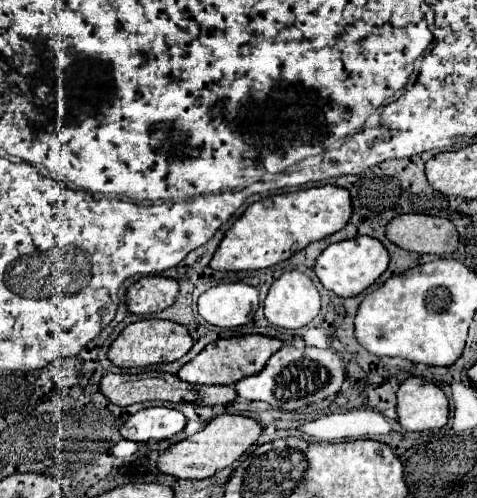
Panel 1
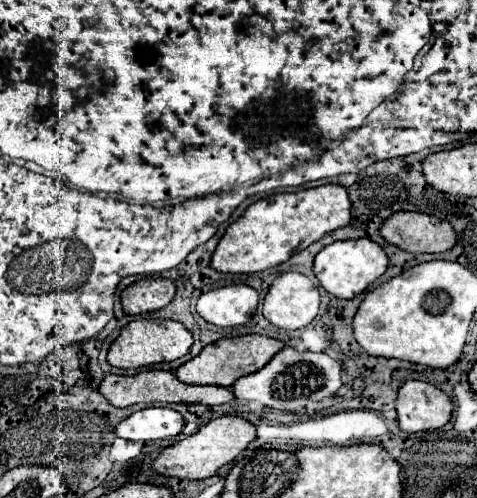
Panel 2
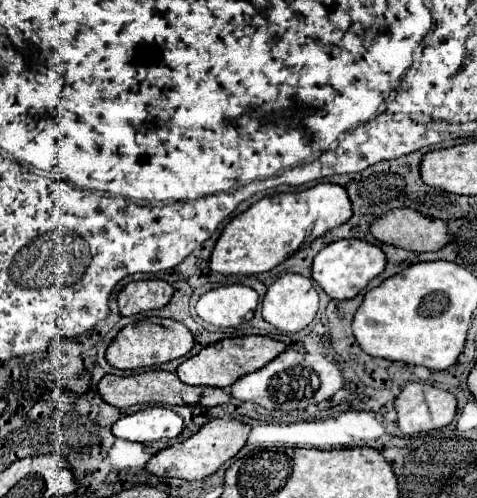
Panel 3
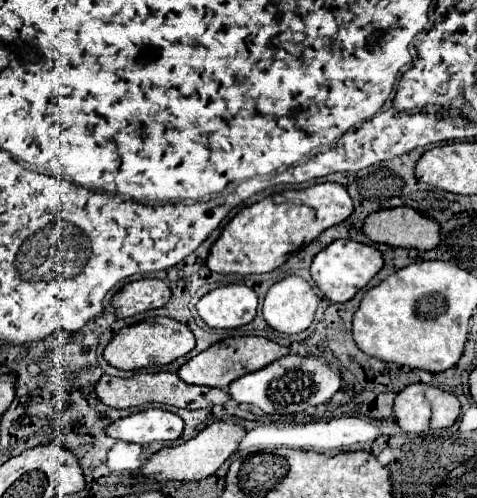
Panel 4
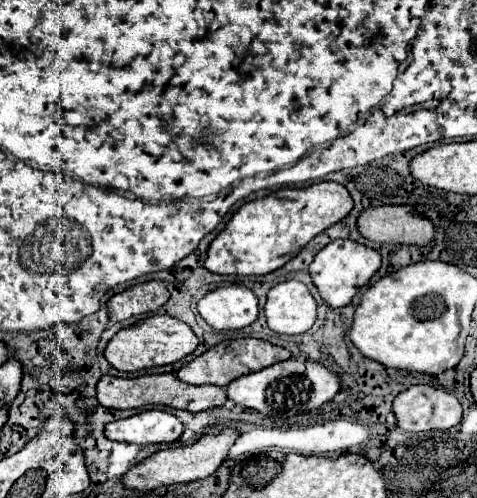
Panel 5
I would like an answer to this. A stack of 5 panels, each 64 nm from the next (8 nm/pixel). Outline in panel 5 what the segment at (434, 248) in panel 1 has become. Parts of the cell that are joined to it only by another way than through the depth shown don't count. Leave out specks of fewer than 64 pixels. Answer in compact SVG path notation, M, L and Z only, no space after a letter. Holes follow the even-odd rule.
M412 206L368 208L358 220L364 238L380 244L428 246L434 240L434 224Z

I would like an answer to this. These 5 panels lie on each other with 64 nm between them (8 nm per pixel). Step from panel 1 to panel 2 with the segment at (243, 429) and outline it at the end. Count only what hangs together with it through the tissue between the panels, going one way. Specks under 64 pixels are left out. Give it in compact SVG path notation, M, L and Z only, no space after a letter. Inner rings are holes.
M218 416L212 418L206 426L202 426L196 434L186 436L184 440L168 446L156 460L154 470L164 476L186 478L186 480L204 480L216 474L216 470L224 464L236 460L236 456L256 438L256 426L242 416Z

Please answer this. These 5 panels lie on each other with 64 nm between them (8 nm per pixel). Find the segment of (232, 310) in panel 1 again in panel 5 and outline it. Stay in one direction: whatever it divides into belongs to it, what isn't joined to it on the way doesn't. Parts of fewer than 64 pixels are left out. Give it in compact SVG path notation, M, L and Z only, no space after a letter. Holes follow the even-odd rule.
M222 286L198 302L198 312L214 330L238 330L258 318L258 298L246 286Z

